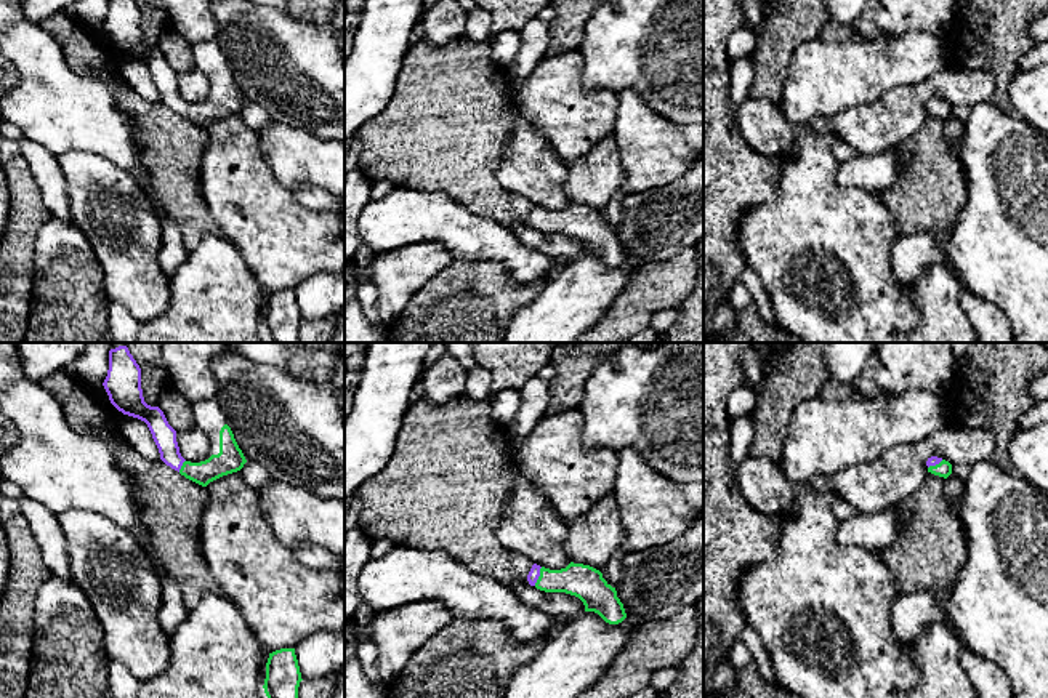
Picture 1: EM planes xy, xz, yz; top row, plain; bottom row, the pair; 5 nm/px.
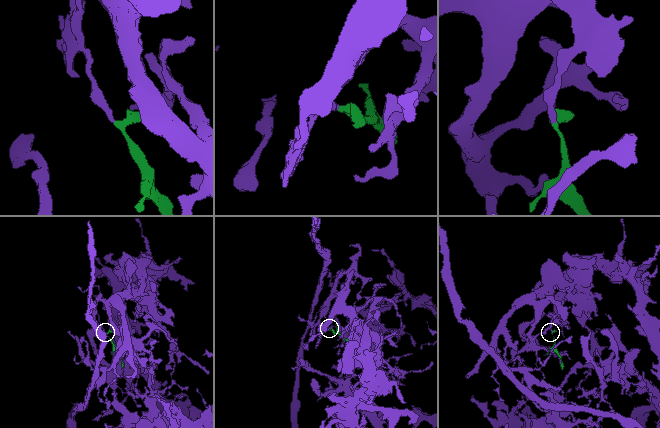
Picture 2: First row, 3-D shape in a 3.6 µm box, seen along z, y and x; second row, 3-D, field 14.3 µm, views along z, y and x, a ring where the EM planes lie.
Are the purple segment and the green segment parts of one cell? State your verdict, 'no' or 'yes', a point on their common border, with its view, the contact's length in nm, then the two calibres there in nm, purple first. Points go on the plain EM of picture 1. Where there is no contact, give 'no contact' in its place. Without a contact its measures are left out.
yes; meets purple in xz at (537, 218); contact 100 nm long; 60 nm thick on the purple side, 170 nm on the other

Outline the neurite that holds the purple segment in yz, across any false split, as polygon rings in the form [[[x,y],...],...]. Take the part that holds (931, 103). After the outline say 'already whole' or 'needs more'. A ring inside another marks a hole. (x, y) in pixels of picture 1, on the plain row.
[[[931,98],[926,102],[928,114],[947,120],[952,115],[952,106],[942,99]]]; needs more

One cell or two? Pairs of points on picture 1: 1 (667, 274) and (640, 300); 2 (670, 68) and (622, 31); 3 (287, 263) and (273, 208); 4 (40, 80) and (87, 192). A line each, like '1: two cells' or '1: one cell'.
1: one cell
2: one cell
3: one cell
4: two cells

